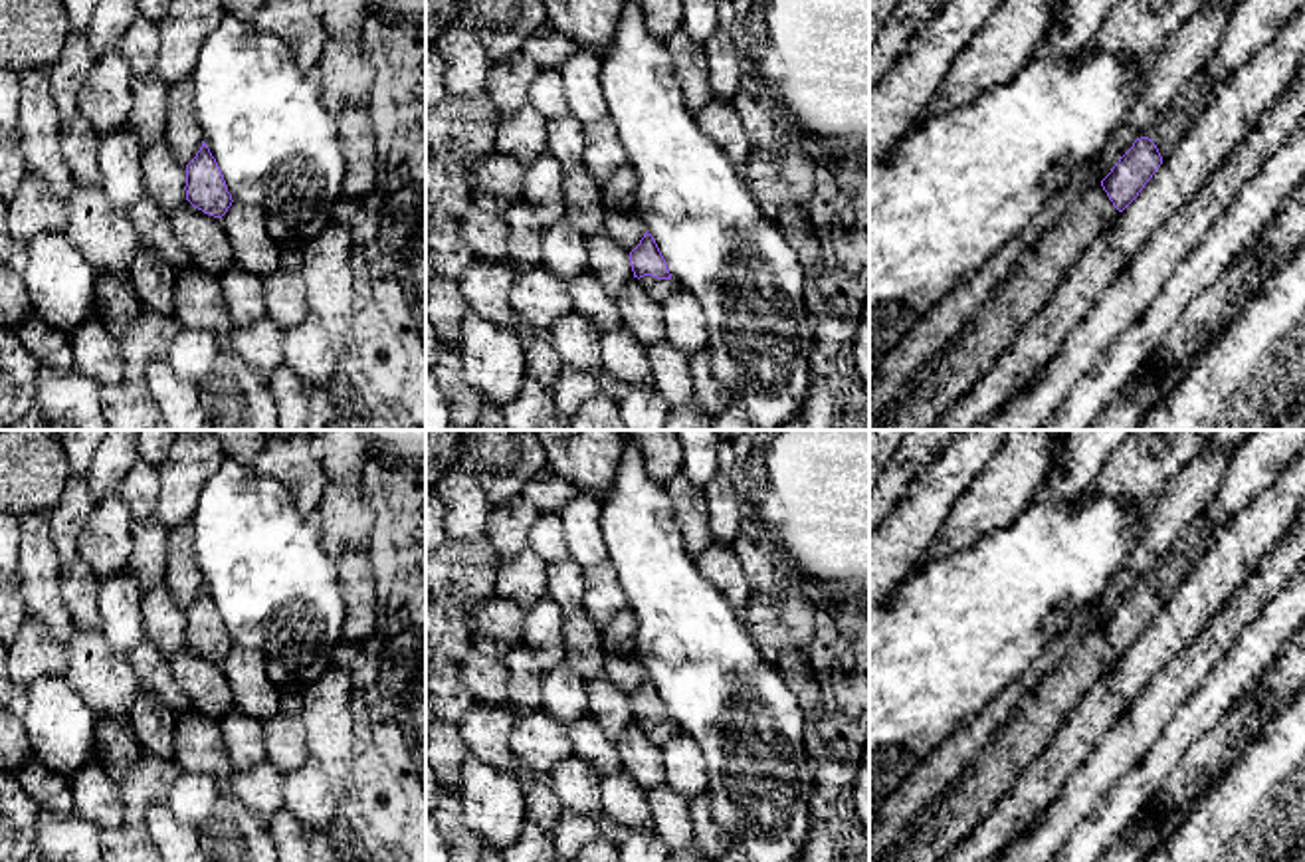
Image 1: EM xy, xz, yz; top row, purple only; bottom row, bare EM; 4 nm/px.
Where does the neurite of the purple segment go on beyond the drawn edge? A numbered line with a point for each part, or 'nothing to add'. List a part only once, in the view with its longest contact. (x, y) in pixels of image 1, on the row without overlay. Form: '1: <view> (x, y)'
1: xz (660, 734)
2: yz (945, 821)

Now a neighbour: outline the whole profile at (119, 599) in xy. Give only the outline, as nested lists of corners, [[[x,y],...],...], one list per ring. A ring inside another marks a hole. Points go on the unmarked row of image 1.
[[[127,569],[99,583],[99,630],[119,654],[129,656],[143,638],[141,602],[143,593]]]

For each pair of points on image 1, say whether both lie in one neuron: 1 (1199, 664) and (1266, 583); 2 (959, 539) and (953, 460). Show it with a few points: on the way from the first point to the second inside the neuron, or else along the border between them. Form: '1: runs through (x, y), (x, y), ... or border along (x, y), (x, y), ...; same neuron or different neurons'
1: runs through (1210, 645), (1246, 603); same neuron
2: border along (987, 466), (931, 541); different neurons

